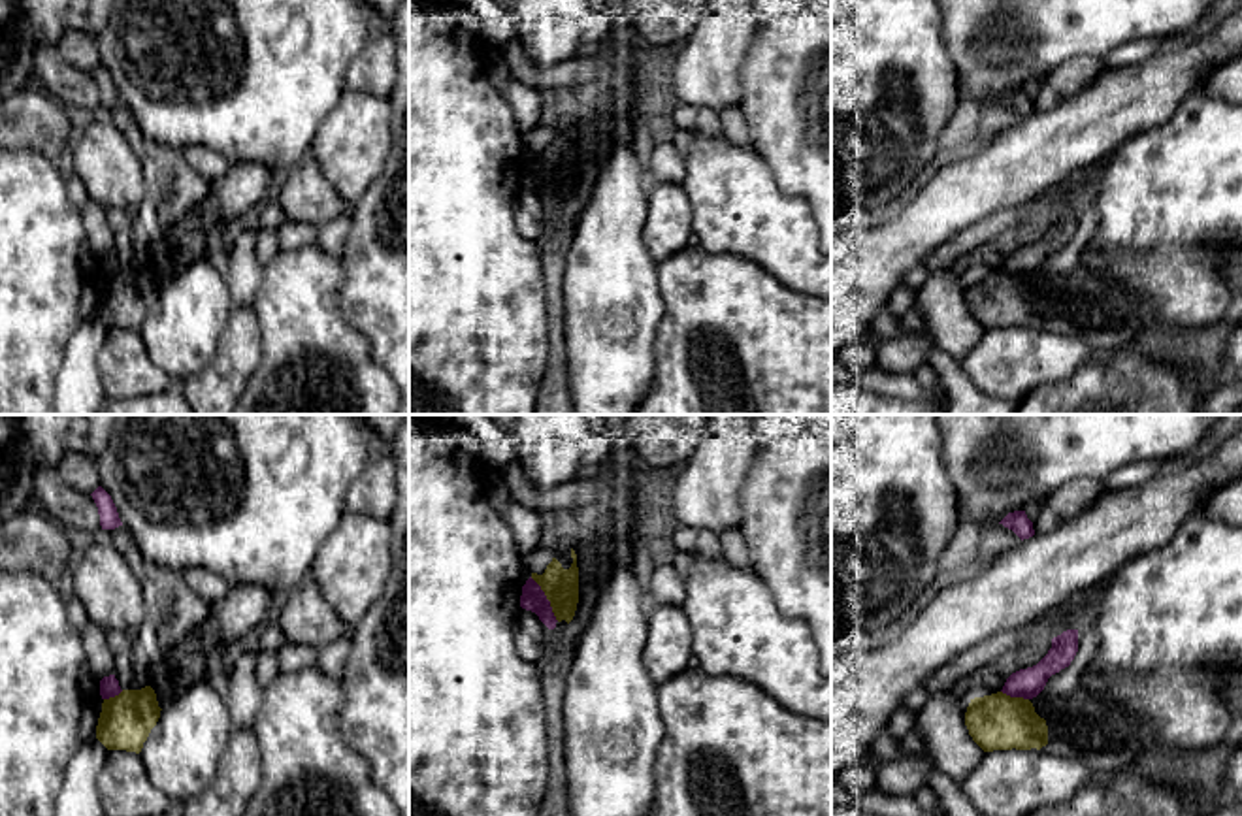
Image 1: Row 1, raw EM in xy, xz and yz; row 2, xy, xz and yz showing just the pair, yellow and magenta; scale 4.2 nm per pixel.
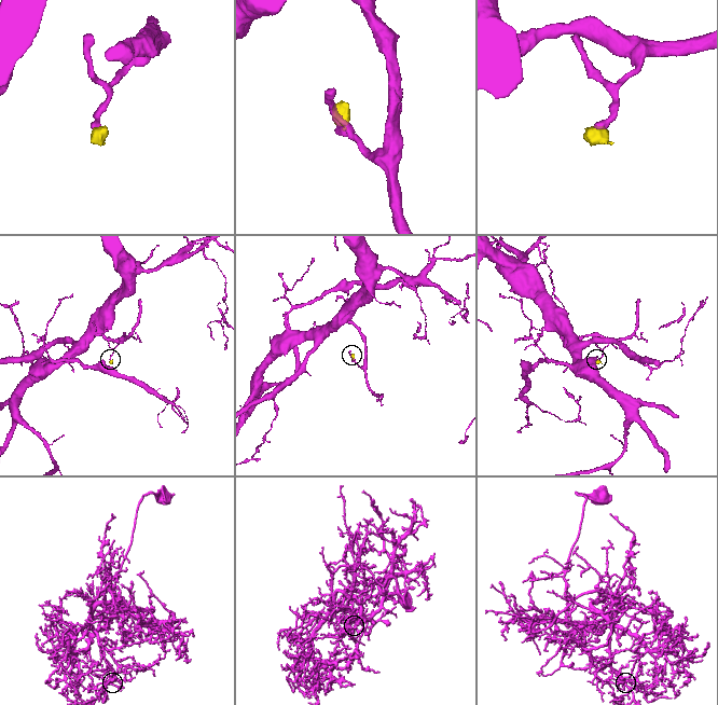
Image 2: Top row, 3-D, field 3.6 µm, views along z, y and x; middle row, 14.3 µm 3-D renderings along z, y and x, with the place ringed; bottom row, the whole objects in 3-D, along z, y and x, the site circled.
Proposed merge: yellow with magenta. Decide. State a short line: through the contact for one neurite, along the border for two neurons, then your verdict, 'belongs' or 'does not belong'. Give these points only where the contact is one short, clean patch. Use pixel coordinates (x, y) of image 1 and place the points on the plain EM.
line xz (530, 155), (558, 198); does not belong

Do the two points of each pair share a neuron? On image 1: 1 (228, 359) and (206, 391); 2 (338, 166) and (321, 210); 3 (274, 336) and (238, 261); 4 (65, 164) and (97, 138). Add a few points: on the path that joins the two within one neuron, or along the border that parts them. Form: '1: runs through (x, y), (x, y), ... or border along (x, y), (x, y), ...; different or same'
1: runs through (228, 366), (213, 383); same
2: border along (310, 155), (349, 206); different
3: border along (264, 266), (264, 276), (251, 306); different
4: border along (76, 134), (74, 174); different

